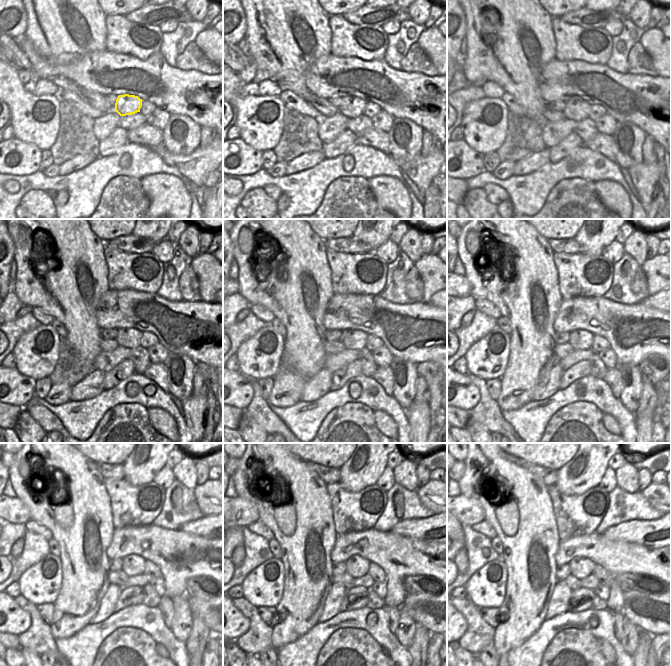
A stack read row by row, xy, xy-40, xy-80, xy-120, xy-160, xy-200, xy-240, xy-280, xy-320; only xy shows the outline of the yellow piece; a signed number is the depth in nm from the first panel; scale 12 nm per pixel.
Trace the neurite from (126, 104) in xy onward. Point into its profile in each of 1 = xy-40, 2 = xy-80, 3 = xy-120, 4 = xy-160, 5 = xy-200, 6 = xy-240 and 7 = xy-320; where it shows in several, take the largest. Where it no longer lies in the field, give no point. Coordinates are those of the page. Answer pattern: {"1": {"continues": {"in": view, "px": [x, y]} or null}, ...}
{"1": {"continues": {"in": "xy-40", "px": [351, 107]}}, "2": {"continues": {"in": "xy-80", "px": [576, 109]}}, "3": {"continues": {"in": "xy-120", "px": [130, 338]}}, "4": {"continues": {"in": "xy-160", "px": [352, 339]}}, "5": {"continues": {"in": "xy-200", "px": [579, 339]}}, "6": {"continues": {"in": "xy-240", "px": [133, 564]}}, "7": {"continues": {"in": "xy-320", "px": [580, 568]}}}

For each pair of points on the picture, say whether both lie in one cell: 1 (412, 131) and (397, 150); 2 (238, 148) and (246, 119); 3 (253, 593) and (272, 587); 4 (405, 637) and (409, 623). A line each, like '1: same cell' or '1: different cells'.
1: same cell
2: different cells
3: same cell
4: same cell

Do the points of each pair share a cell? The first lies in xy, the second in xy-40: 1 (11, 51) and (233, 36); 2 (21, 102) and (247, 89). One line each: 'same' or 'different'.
1: different
2: different

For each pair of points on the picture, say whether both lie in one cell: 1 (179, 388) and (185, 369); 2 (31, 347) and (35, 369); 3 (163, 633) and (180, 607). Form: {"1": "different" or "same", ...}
{"1": "same", "2": "same", "3": "different"}

